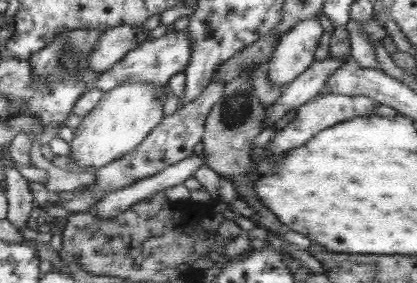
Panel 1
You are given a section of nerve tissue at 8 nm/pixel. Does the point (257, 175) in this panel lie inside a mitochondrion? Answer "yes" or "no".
no

